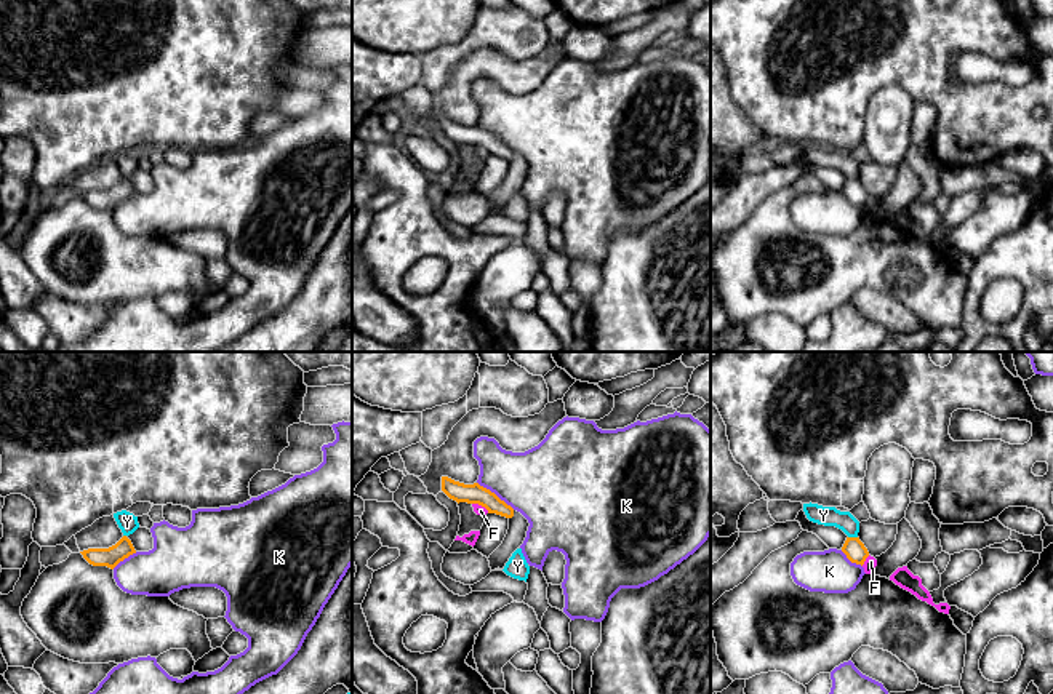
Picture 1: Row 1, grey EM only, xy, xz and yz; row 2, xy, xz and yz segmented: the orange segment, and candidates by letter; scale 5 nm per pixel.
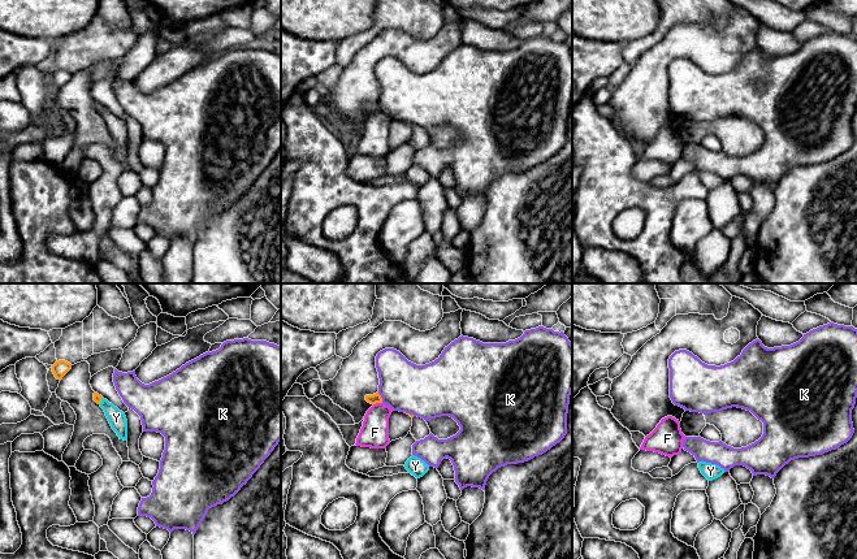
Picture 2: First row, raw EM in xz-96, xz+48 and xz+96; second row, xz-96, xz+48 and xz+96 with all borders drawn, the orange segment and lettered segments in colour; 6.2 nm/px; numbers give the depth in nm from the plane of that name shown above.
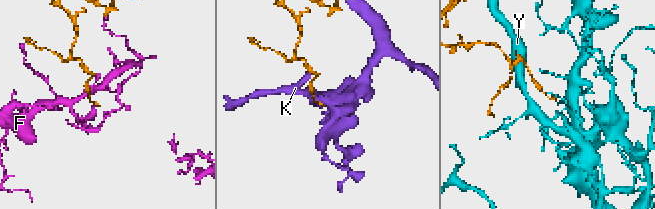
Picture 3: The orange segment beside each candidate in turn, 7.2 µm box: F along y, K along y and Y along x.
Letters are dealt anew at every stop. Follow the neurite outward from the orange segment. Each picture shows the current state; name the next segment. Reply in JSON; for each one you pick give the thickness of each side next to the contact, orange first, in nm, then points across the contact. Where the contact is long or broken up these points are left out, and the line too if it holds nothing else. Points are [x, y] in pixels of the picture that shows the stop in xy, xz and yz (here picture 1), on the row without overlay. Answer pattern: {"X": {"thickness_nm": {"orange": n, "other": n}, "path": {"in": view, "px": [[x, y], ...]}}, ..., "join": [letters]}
{"join": []}

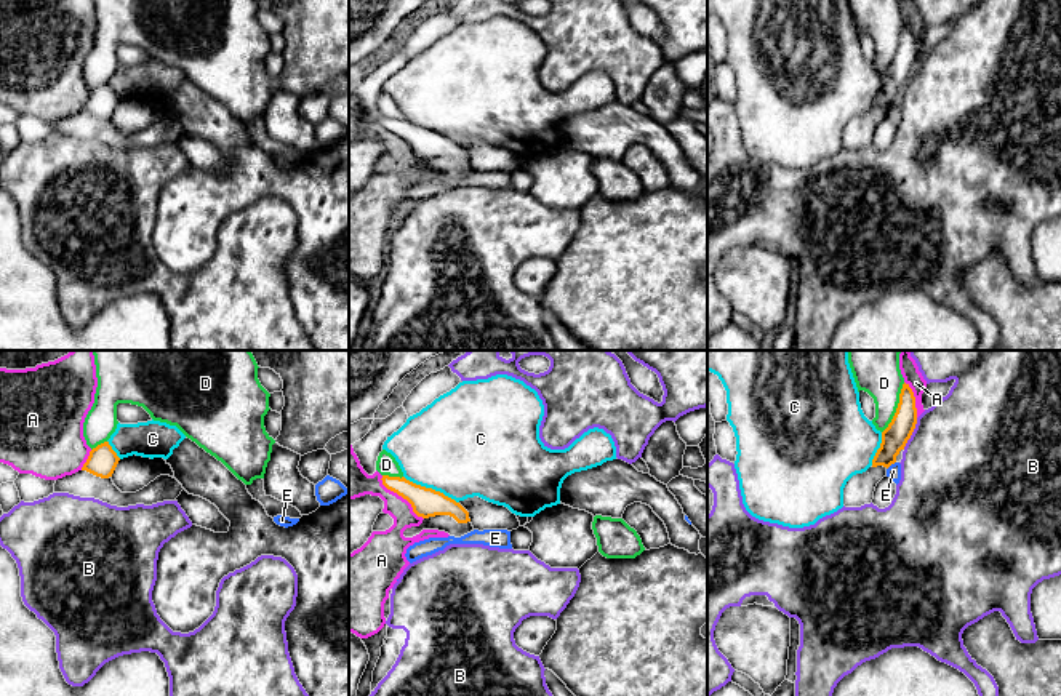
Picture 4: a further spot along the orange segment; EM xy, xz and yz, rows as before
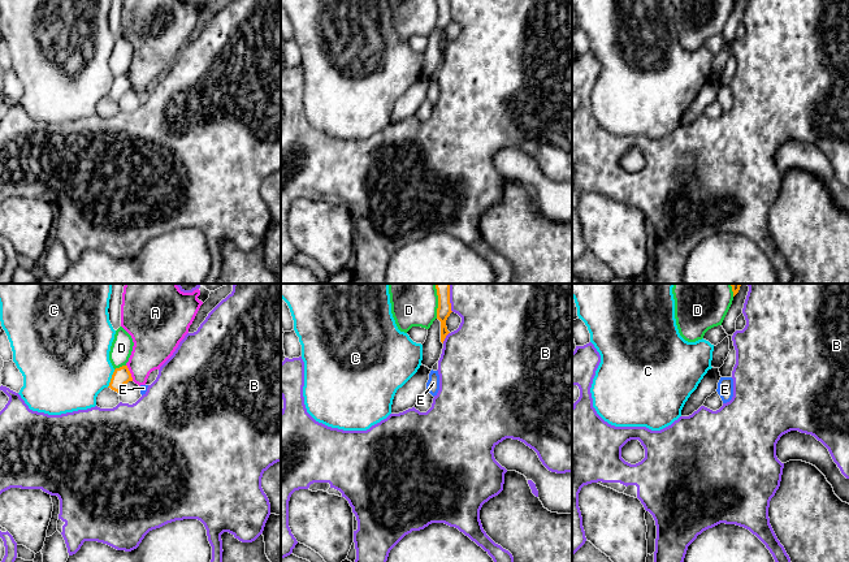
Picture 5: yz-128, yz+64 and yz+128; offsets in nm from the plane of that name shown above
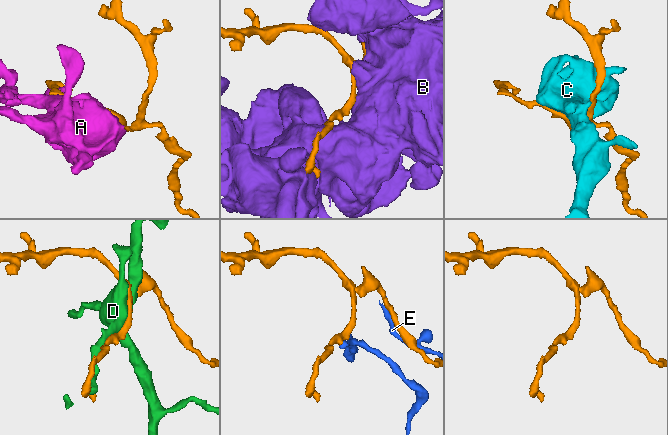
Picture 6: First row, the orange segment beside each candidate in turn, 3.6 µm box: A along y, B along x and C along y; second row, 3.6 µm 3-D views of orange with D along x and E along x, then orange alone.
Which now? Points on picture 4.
{"join": []}

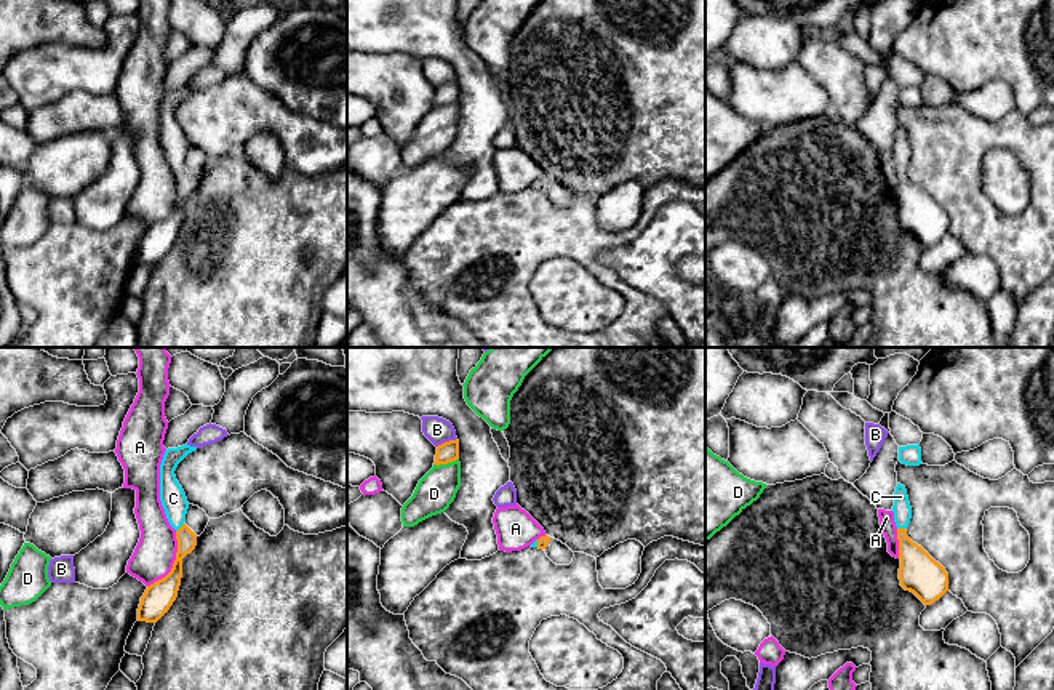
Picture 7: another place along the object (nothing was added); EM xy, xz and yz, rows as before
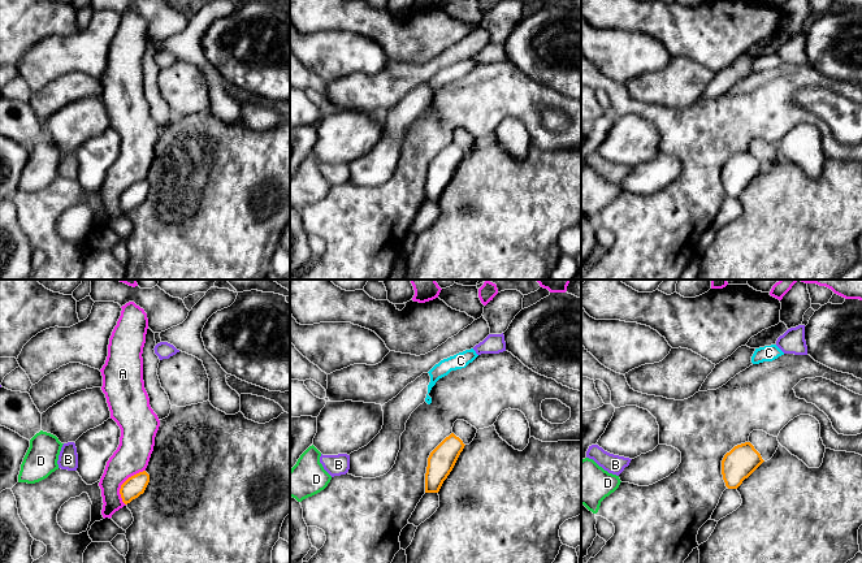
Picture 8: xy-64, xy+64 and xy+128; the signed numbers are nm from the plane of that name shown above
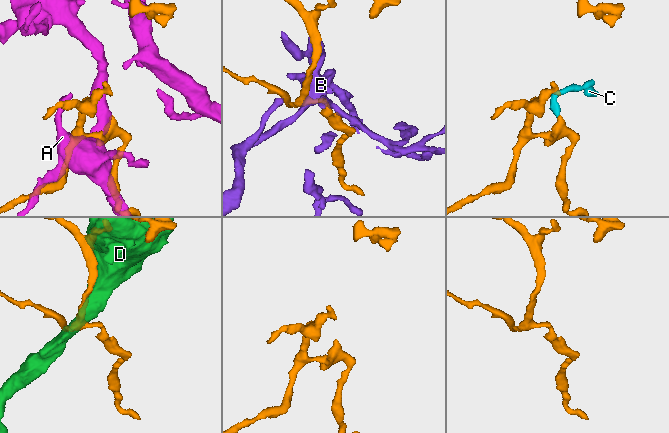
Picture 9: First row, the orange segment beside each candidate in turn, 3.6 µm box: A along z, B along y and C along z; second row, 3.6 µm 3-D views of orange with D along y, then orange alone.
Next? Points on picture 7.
{"C": {"thickness_nm": {"orange": 100, "other": 130}, "path": {"in": "xy", "px": [[186, 180], [179, 170], [173, 140]]}}, "join": ["C"]}

